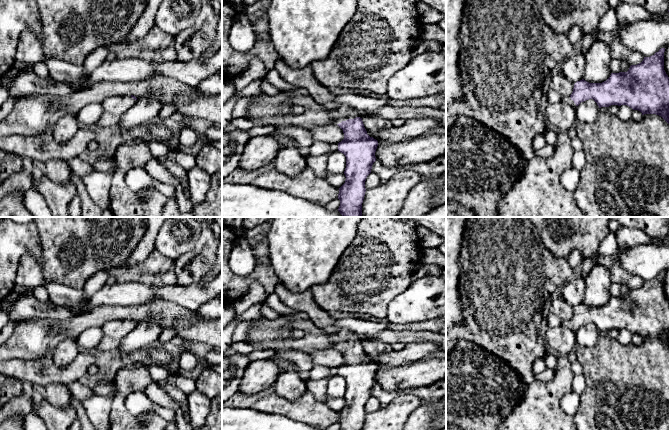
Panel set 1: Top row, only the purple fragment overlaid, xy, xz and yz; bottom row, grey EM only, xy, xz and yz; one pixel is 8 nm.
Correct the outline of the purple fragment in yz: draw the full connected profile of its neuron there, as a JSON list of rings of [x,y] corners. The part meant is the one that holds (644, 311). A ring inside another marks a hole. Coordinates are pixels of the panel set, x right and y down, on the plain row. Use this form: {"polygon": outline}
{"polygon": [[[661,272],[650,281],[644,281],[637,289],[631,289],[627,296],[611,297],[602,307],[589,307],[584,303],[574,308],[570,320],[563,321],[562,326],[576,332],[581,326],[593,323],[599,332],[611,329],[627,329],[644,338],[661,340],[669,348],[669,301],[664,294],[664,276]]]}

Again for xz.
{"polygon": [[[278,281],[274,293],[288,307],[306,313],[316,327],[331,336],[333,347],[343,354],[344,363],[338,367],[338,375],[346,381],[346,404],[339,412],[338,423],[340,430],[362,430],[365,405],[376,385],[378,365],[367,358],[358,334],[335,326],[330,313],[315,302],[311,288],[294,292]]]}

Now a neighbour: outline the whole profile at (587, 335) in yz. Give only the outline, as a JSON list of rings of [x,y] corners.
[[[593,323],[581,326],[576,331],[577,346],[592,347],[596,344],[599,330]]]

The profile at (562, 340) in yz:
[[[564,326],[548,328],[546,338],[548,345],[556,351],[559,356],[567,356],[577,347],[576,332]]]

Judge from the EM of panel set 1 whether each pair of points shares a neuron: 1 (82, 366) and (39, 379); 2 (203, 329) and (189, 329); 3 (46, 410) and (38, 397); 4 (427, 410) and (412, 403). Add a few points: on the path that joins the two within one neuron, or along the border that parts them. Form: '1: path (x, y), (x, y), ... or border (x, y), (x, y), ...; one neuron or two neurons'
1: path (71, 373), (68, 375), (50, 375); one neuron
2: path (200, 329), (192, 329); one neuron
3: border (45, 401), (36, 413); two neurons
4: border (421, 404), (406, 419); two neurons

